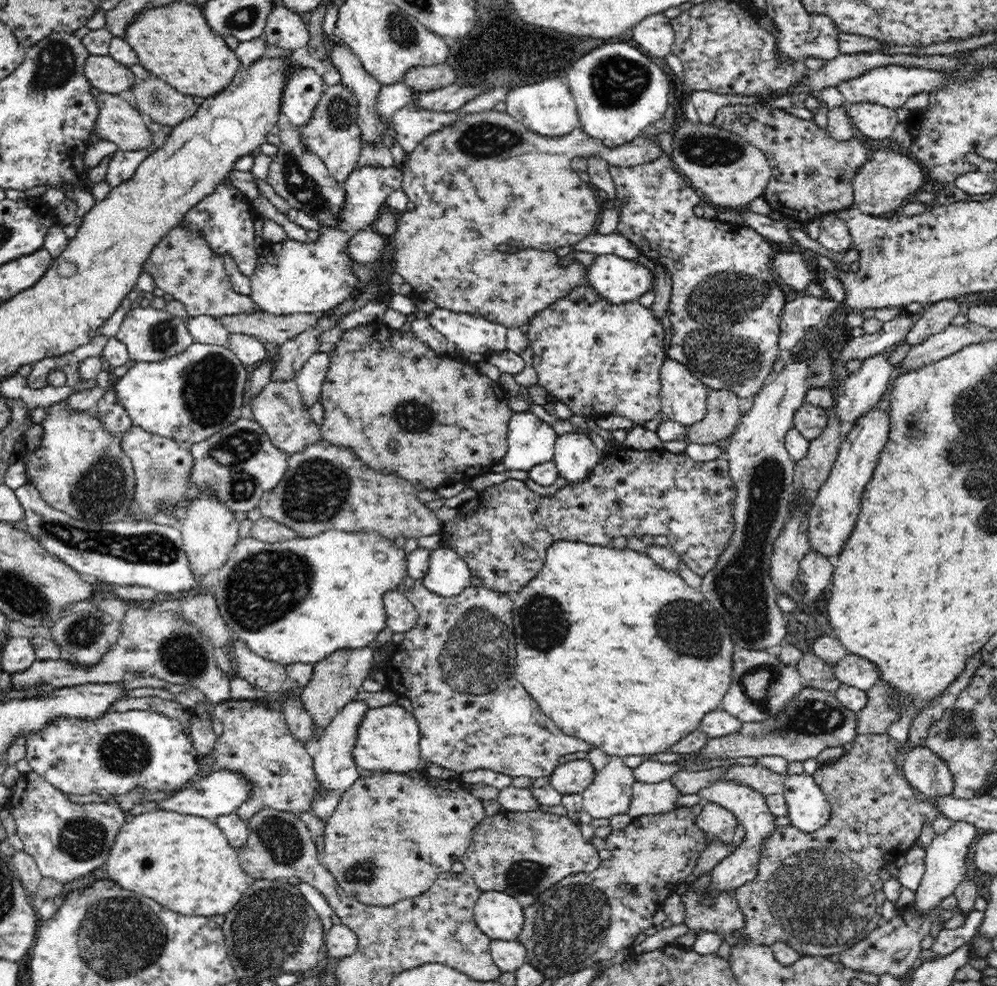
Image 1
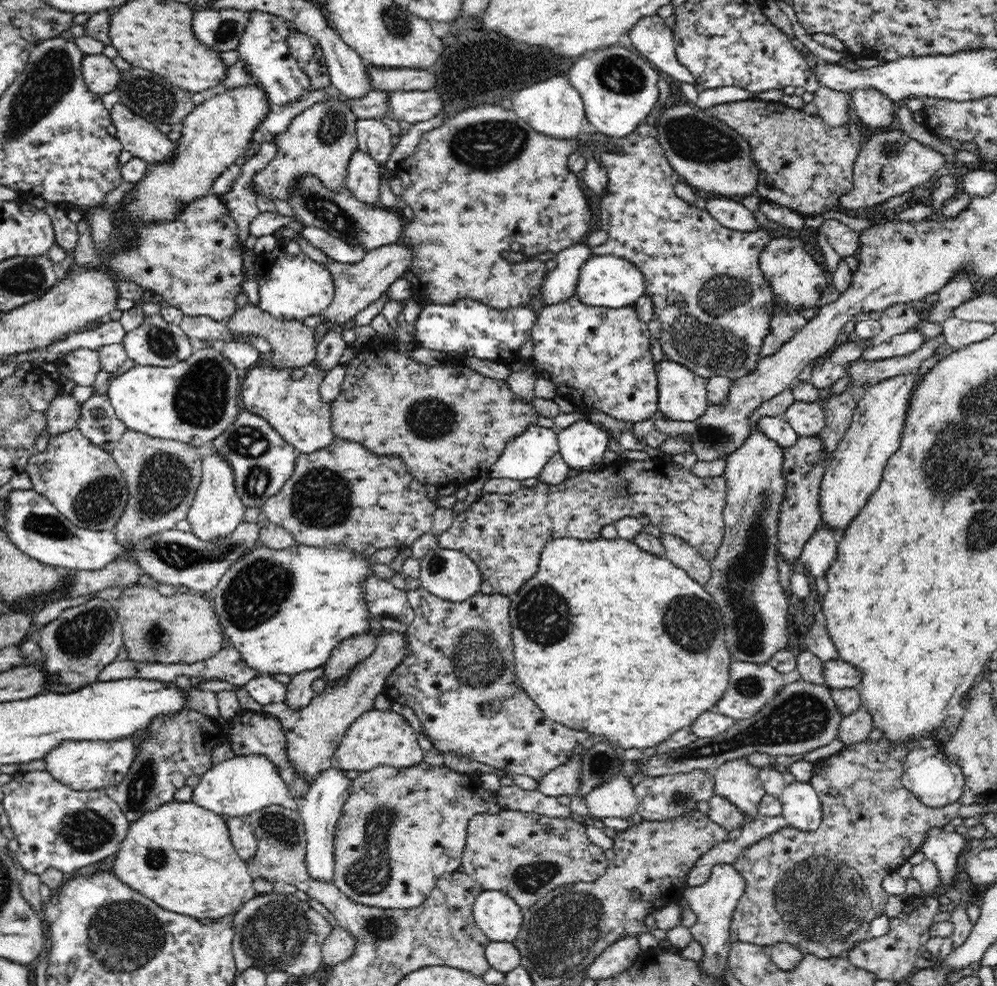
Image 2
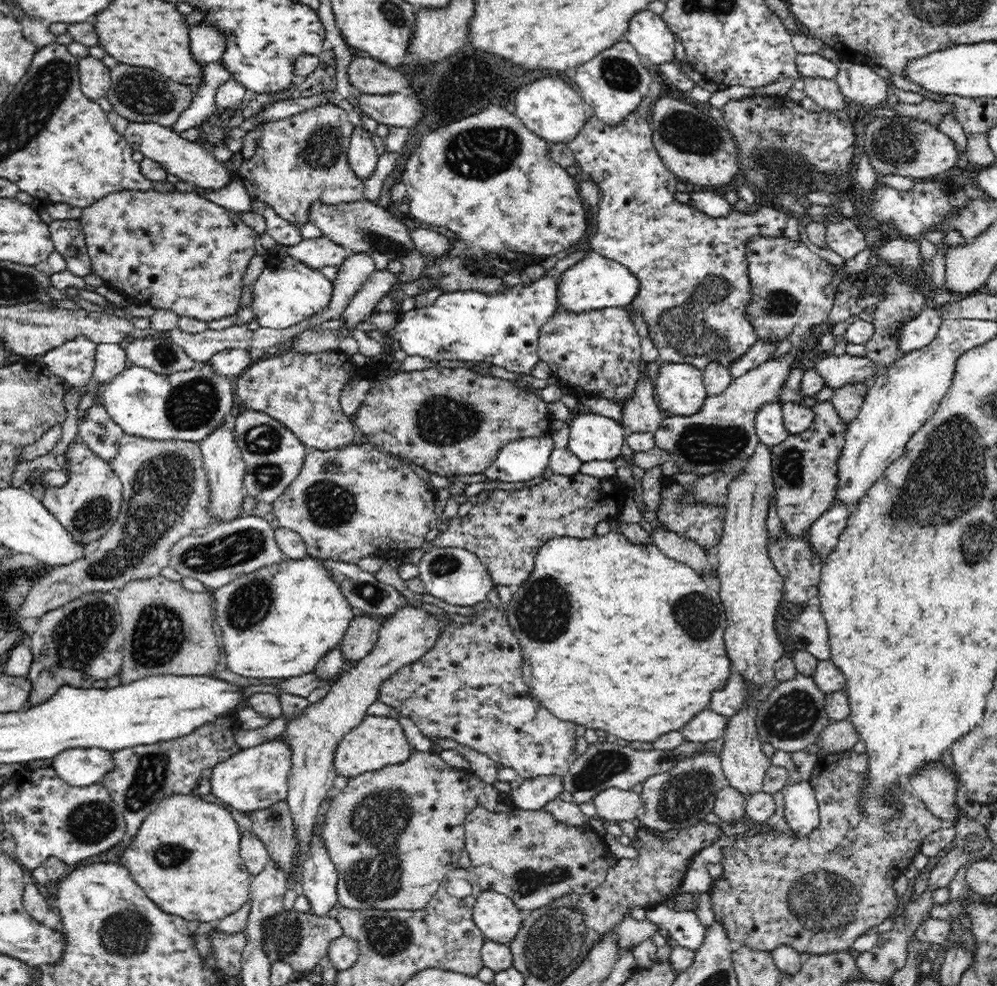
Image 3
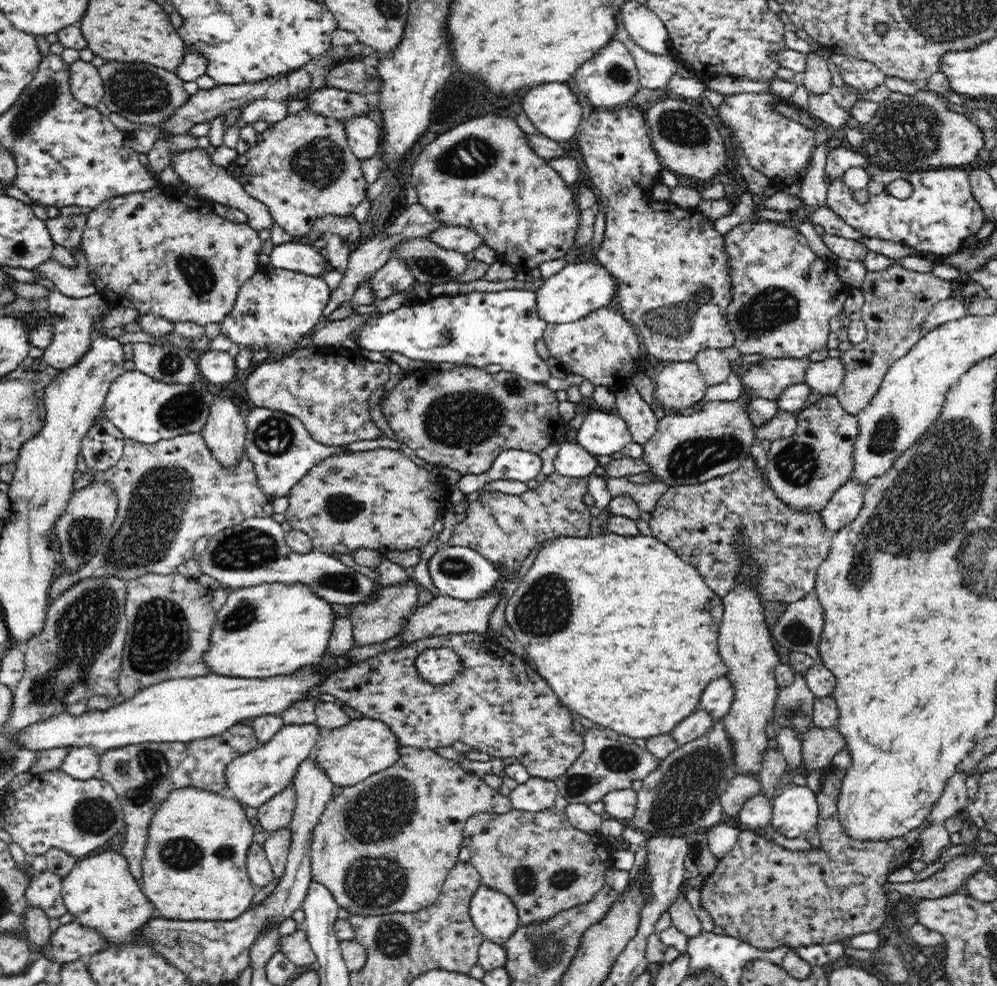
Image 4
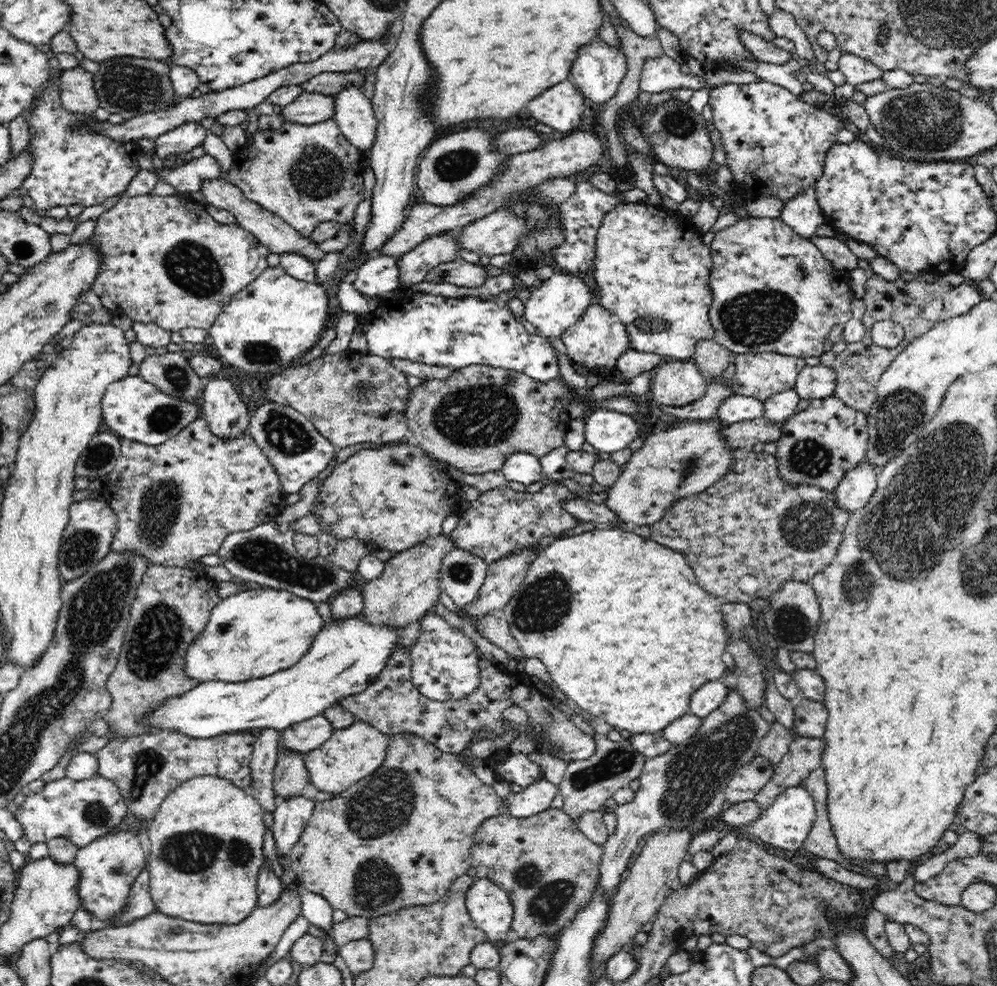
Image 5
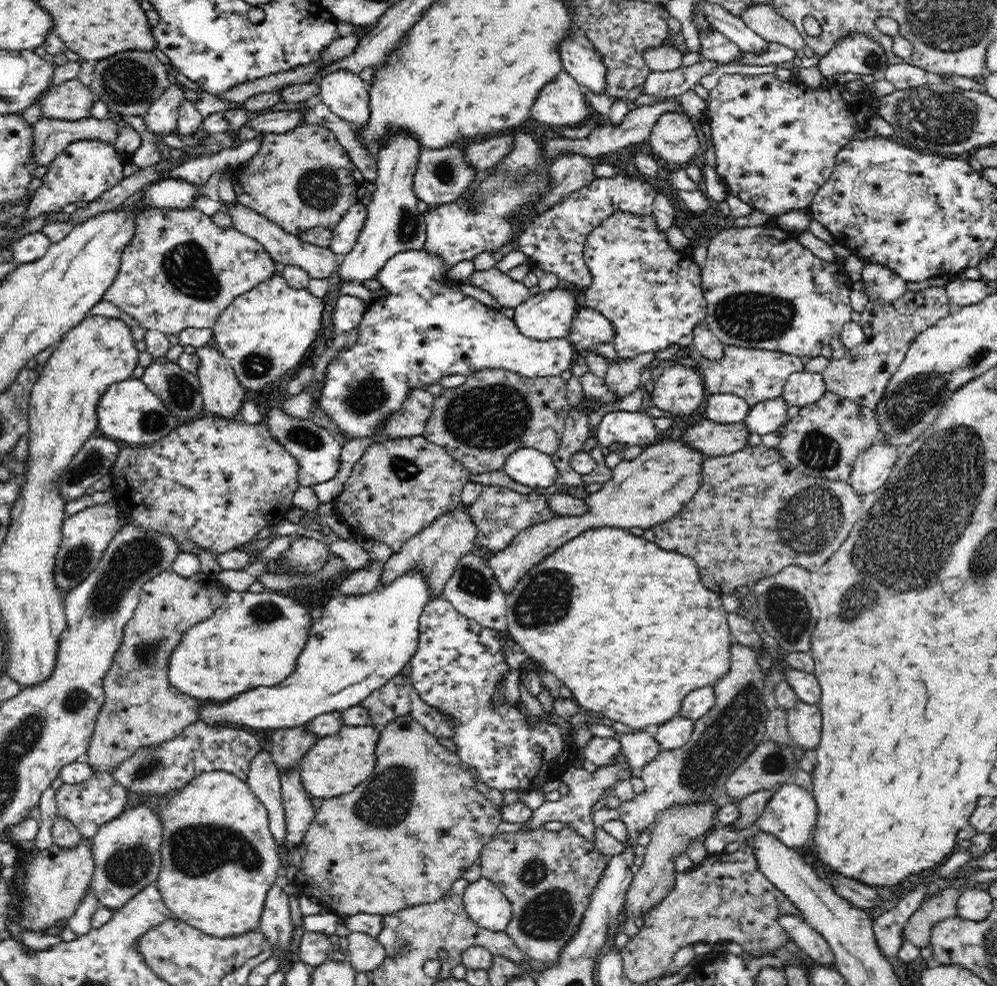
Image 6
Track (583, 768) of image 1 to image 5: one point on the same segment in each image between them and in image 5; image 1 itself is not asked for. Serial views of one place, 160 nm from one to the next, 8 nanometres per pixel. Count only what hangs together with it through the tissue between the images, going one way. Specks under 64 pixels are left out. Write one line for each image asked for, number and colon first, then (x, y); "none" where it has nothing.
2: (565, 780)
3: (533, 794)
4: (536, 794)
5: (537, 797)

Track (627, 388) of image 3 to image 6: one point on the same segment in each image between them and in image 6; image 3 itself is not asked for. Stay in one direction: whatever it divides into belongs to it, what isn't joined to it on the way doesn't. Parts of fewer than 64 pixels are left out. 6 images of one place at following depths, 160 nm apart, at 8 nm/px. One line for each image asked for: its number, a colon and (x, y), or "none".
4: (603, 347)
5: (598, 339)
6: (590, 328)

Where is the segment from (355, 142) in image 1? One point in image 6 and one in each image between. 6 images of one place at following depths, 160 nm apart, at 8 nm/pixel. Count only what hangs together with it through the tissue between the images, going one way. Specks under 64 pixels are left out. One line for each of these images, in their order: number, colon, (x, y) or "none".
2: (321, 140)
3: (303, 158)
4: (302, 168)
5: (306, 174)
6: (303, 178)

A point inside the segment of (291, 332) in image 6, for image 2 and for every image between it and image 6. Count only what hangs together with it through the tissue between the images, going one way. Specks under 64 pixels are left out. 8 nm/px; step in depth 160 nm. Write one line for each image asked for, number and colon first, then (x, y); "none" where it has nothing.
2: (291, 285)
3: (287, 291)
4: (274, 308)
5: (276, 319)

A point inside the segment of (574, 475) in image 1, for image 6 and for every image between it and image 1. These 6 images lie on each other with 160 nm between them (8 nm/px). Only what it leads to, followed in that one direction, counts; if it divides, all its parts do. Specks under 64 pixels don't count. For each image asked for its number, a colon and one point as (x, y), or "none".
2: (582, 444)
3: (592, 437)
4: (602, 432)
5: (608, 431)
6: (631, 428)

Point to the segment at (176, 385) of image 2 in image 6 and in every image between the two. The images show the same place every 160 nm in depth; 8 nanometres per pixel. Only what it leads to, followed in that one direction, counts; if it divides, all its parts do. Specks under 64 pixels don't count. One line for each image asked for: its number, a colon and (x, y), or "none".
3: (188, 405)
4: (145, 410)
5: (133, 409)
6: (128, 411)

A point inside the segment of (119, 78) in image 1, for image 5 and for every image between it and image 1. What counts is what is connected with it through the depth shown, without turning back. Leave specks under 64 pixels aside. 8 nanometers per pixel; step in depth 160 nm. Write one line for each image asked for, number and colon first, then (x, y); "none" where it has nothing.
2: (101, 76)
3: (95, 80)
4: (87, 86)
5: (77, 92)

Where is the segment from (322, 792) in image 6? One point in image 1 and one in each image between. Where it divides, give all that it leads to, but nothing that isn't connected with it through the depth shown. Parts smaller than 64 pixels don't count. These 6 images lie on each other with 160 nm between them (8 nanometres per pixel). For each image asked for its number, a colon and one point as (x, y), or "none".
1: (387, 740)
2: (376, 738)
3: (378, 741)
4: (349, 754)
5: (351, 753)

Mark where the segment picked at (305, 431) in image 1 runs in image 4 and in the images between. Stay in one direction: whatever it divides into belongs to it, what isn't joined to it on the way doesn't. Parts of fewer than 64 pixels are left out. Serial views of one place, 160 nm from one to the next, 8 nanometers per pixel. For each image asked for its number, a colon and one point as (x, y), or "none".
2: (294, 408)
3: (301, 391)
4: (331, 390)

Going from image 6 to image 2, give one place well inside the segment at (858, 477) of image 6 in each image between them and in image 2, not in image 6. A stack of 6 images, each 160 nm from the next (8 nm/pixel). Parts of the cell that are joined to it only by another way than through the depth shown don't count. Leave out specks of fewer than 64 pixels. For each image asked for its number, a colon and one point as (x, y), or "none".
2: (818, 553)
3: (823, 533)
4: (845, 504)
5: (854, 491)

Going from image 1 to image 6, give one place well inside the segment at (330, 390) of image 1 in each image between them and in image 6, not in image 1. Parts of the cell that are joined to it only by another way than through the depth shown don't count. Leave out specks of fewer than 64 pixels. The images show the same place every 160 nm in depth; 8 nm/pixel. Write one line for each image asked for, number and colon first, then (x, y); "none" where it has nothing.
2: (448, 427)
3: (450, 421)
4: (461, 419)
5: (475, 419)
6: (482, 422)

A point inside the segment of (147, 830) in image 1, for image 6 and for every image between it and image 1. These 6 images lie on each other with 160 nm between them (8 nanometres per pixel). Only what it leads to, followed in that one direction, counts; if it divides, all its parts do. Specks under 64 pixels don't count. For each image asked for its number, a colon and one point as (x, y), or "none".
2: (180, 855)
3: (186, 855)
4: (195, 866)
5: (207, 837)
6: (204, 881)

